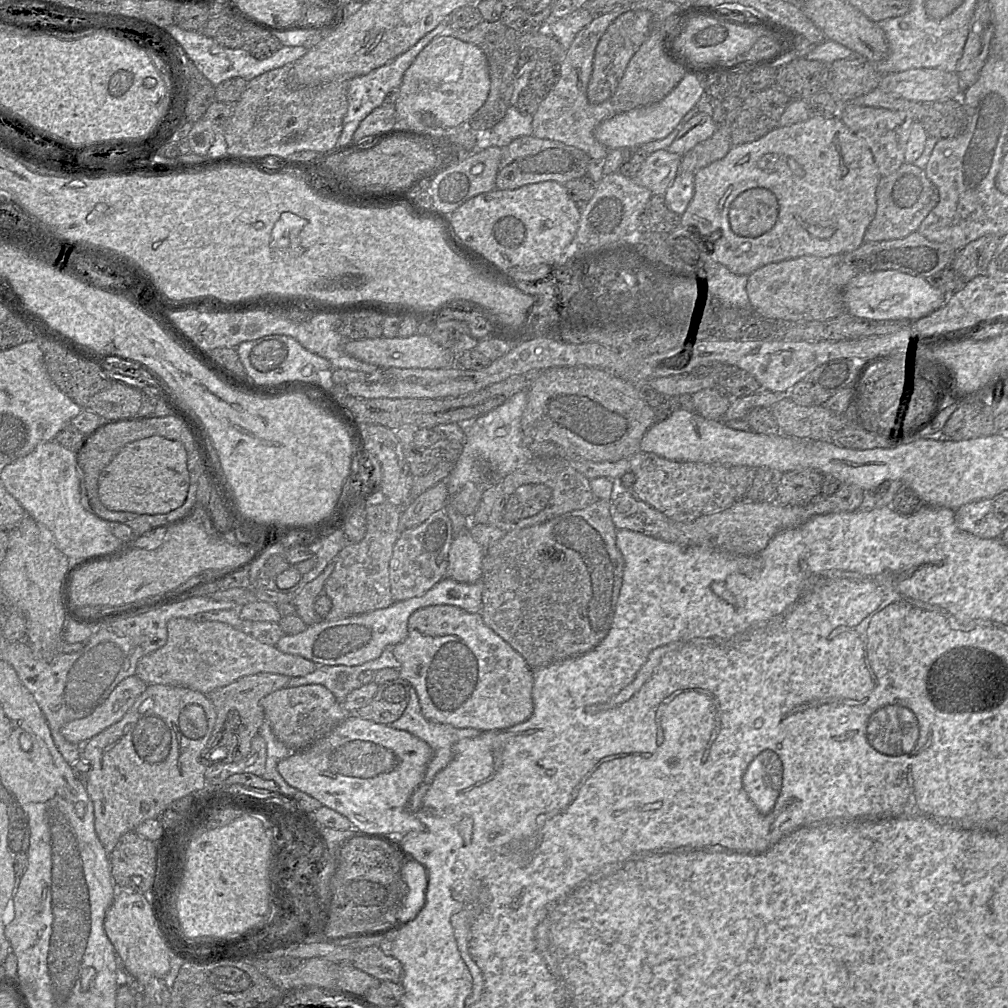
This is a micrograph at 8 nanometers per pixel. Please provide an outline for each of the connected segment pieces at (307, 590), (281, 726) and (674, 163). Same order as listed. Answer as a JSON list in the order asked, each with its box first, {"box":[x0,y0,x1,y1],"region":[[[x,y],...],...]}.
[{"box":[285,562,334,625],"region":[[[330,562],[327,567],[324,569],[324,571],[313,581],[306,584],[303,588],[301,588],[299,591],[295,593],[285,593],[285,594],[294,594],[294,598],[292,600],[292,604],[295,606],[296,609],[296,615],[299,616],[303,622],[307,625],[314,625],[319,623],[321,619],[318,614],[314,610],[314,602],[316,598],[322,594],[324,590],[324,584],[326,580],[329,578],[329,576],[332,574],[334,570],[334,562]]]},{"box":[261,684,351,752],"region":[[[320,684],[276,690],[261,700],[261,706],[274,735],[293,752],[314,744],[351,715],[344,709],[342,702]]]},{"box":[633,149,682,195],"region":[[[659,149],[647,156],[633,179],[653,195],[664,195],[680,172],[681,160],[682,156],[667,149]]]}]

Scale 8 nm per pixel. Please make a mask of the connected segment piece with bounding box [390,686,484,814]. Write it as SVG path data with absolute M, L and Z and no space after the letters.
M413 686L410 687L410 700L405 711L399 719L390 724L394 729L405 730L413 734L414 736L422 739L429 744L433 751L432 759L430 760L427 771L422 783L415 789L410 800L407 803L407 810L415 813L420 809L422 800L431 786L436 774L444 769L453 758L453 746L460 740L465 738L474 738L484 733L475 728L458 728L449 724L434 722L427 719L421 710L419 697L417 691Z

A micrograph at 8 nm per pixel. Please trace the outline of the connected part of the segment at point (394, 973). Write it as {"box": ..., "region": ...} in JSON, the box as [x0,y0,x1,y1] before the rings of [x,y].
{"box":[352,946,403,983],"region":[[[377,946],[358,951],[353,957],[352,965],[379,981],[401,983],[403,978],[401,963]]]}

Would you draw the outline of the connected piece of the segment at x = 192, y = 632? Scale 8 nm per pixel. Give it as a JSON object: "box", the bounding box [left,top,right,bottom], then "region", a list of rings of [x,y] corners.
{"box":[135,618,318,694],"region":[[[173,618],[167,624],[167,632],[166,644],[143,656],[137,663],[135,675],[147,685],[186,687],[209,694],[243,676],[276,673],[300,677],[318,667],[301,656],[283,653],[276,646],[260,642],[247,629],[238,629],[220,621]]]}

